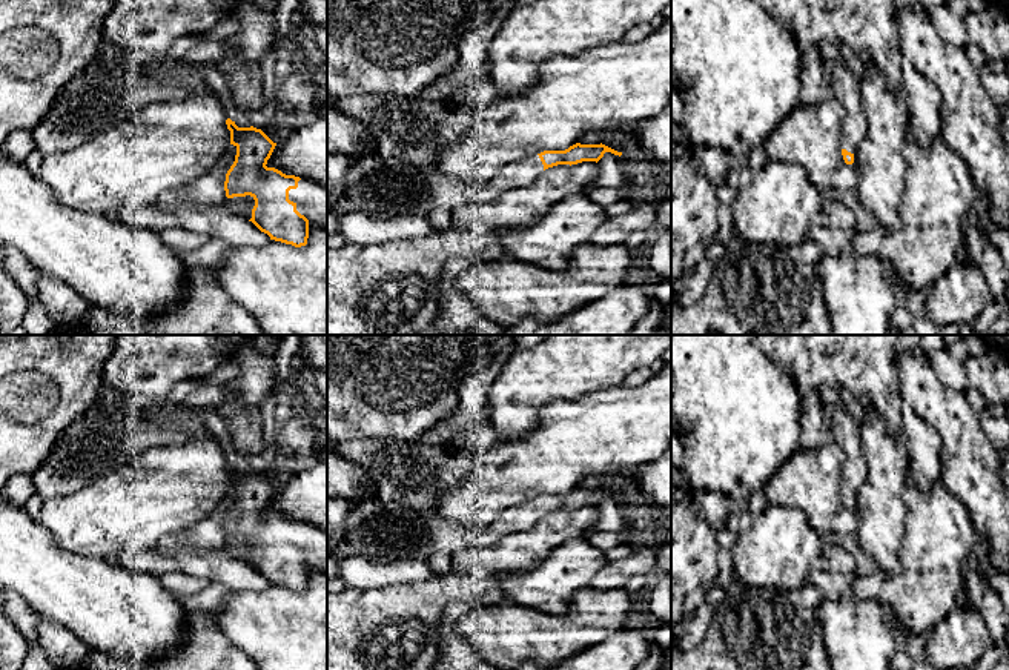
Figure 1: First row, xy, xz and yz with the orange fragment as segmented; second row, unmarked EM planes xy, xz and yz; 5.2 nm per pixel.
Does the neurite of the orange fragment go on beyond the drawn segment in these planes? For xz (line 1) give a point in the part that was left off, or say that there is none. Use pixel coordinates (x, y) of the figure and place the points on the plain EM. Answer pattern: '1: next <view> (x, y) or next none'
1: next xz (392, 535)

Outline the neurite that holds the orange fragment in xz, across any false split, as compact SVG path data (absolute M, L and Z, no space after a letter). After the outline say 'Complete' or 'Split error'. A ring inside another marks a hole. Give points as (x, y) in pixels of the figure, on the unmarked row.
M576 487L565 495L544 495L505 510L491 526L467 529L442 519L433 509L382 509L356 530L342 536L333 556L367 558L382 566L392 561L424 561L428 555L455 553L467 546L490 544L507 533L531 529L545 513L557 509L599 506L605 496L622 499L605 489Z. Split error

